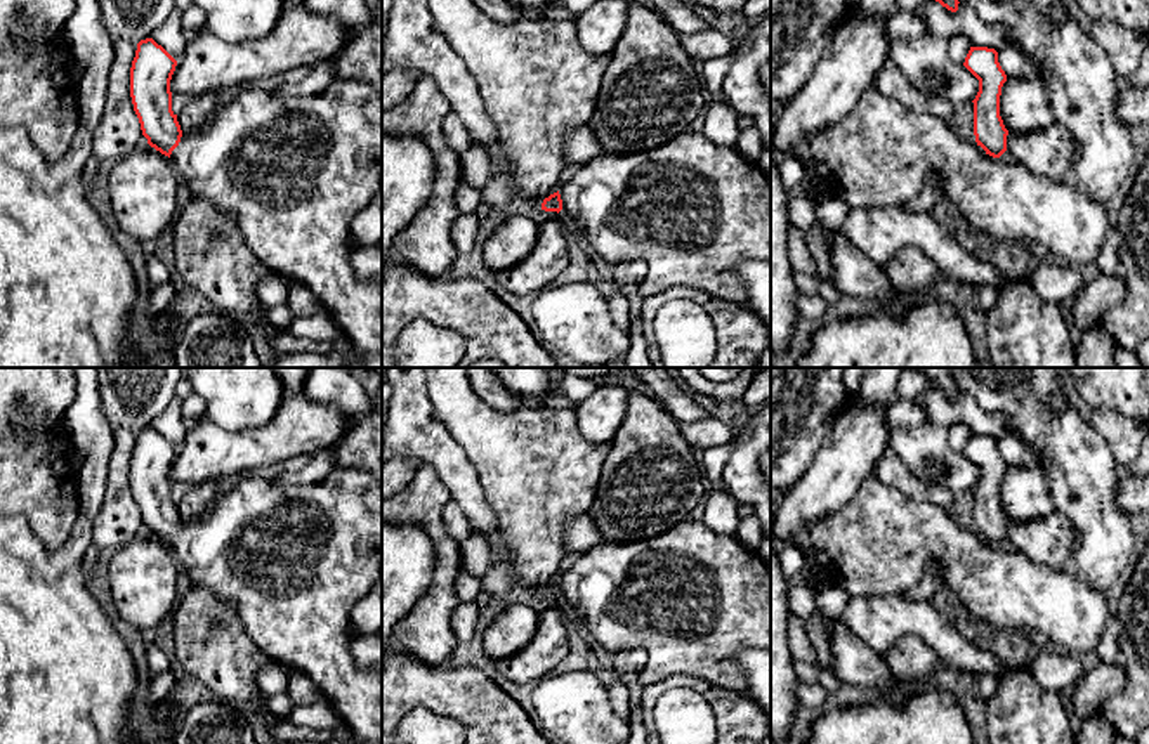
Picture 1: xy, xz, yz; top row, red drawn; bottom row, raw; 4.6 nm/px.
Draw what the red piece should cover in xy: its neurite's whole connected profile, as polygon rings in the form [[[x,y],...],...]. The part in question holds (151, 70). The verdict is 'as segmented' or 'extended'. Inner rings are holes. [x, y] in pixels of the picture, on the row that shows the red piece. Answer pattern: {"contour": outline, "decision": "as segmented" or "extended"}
{"contour": [[[153,38],[137,43],[130,68],[130,97],[148,144],[168,156],[193,198],[205,199],[233,217],[260,264],[309,288],[351,340],[356,354],[382,354],[382,279],[361,279],[351,265],[349,231],[354,217],[382,189],[382,95],[373,85],[335,78],[311,97],[281,97],[245,88],[229,104],[217,106],[196,132],[184,134],[172,111],[170,80],[177,61]]], "decision": "extended"}

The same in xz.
{"contour": [[[684,132],[666,144],[642,153],[606,154],[580,165],[559,191],[543,199],[542,210],[564,212],[606,262],[644,260],[647,274],[640,295],[653,297],[668,288],[693,288],[713,298],[741,303],[746,291],[732,265],[738,258],[771,260],[771,179],[734,147],[713,144],[703,132]]], "decision": "extended"}

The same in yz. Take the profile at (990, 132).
{"contour": [[[970,47],[963,66],[979,80],[979,92],[972,101],[975,142],[986,154],[1000,158],[1007,151],[1008,130],[1000,116],[1000,95],[1007,75],[998,62],[998,52]]], "decision": "as segmented"}

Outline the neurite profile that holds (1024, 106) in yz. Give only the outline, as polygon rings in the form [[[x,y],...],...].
[[[1028,69],[1019,78],[1007,78],[1000,116],[1010,134],[1029,134],[1054,125],[1055,114],[1041,78]]]

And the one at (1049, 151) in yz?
[[[1055,121],[1029,134],[1008,132],[1007,151],[1033,173],[1066,182],[1076,144],[1069,130]]]

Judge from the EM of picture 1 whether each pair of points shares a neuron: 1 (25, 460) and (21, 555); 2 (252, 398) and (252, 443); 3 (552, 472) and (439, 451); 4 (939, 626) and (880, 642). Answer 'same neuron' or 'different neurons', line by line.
1: different neurons
2: different neurons
3: different neurons
4: same neuron

